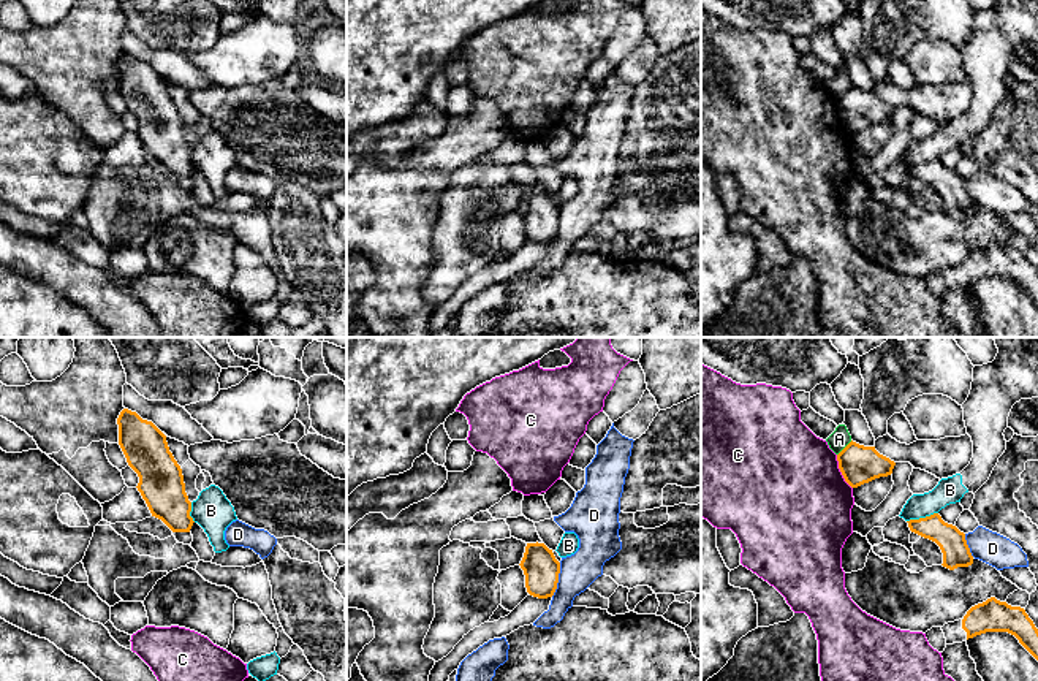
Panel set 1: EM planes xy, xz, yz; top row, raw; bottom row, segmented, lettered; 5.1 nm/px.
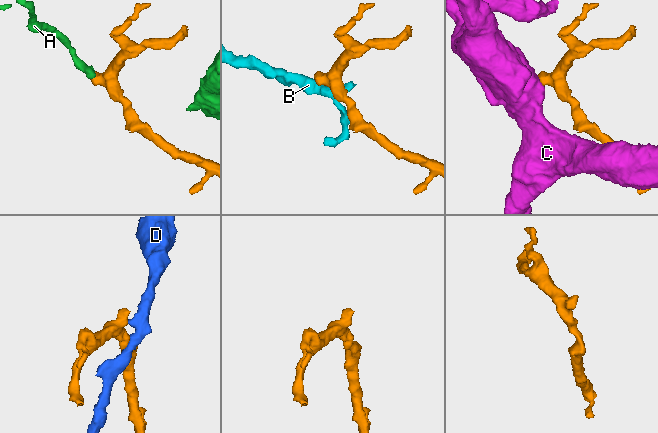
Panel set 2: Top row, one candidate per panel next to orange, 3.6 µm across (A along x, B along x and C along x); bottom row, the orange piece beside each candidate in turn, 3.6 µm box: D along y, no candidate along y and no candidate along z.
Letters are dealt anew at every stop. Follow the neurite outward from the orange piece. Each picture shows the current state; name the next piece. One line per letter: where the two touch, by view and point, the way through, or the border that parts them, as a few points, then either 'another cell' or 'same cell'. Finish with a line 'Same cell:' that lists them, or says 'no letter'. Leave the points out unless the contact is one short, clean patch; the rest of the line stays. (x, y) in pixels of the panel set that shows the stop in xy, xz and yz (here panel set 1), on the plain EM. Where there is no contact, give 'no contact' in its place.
A: yz (844, 94) | another cell
B: yz (921, 163) | along yz (937, 157), (907, 167) | another cell
C: yz (841, 116) | along yz (836, 100), (839, 116), (852, 133) | another cell
D: xz (557, 225) | along xz (560, 208), (557, 232), (551, 241) | another cell
Same cell: no letter

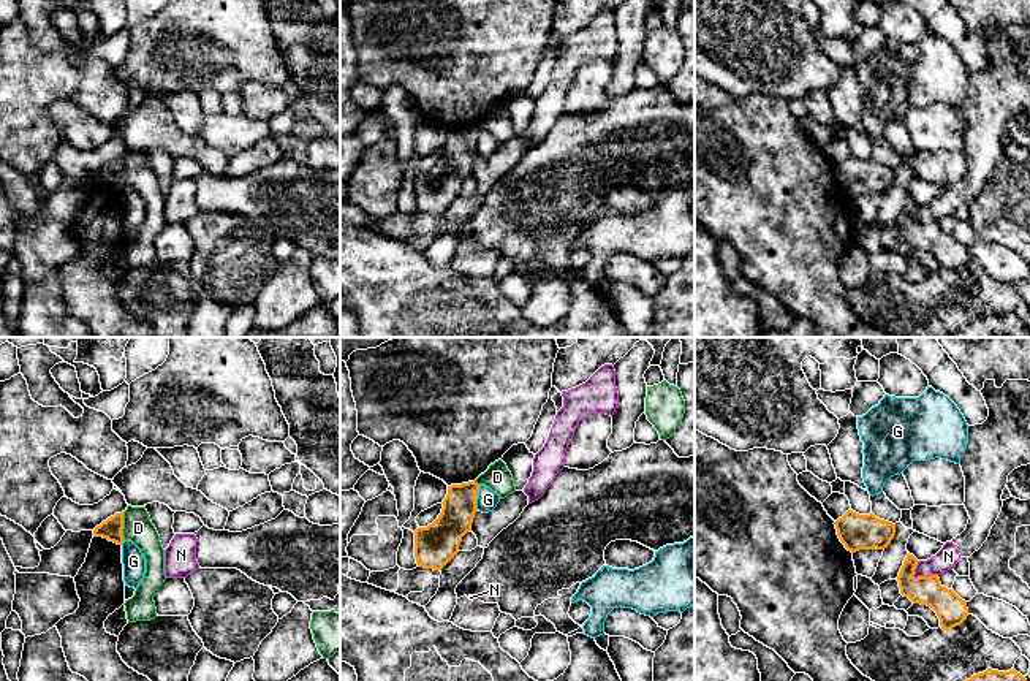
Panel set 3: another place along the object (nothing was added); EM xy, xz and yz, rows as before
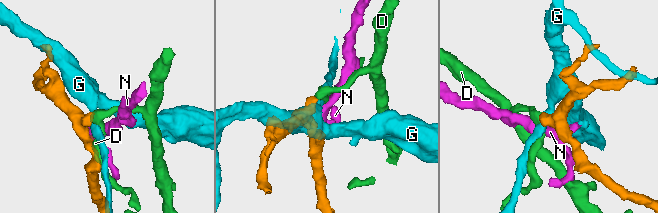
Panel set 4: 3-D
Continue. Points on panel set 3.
D: xy (122, 171) | along xy (124, 157), (122, 184) | another cell
G: xz (477, 143) | another cell
N: yz (924, 222) | along yz (912, 220), (937, 220) | another cell
Same cell: no letter

